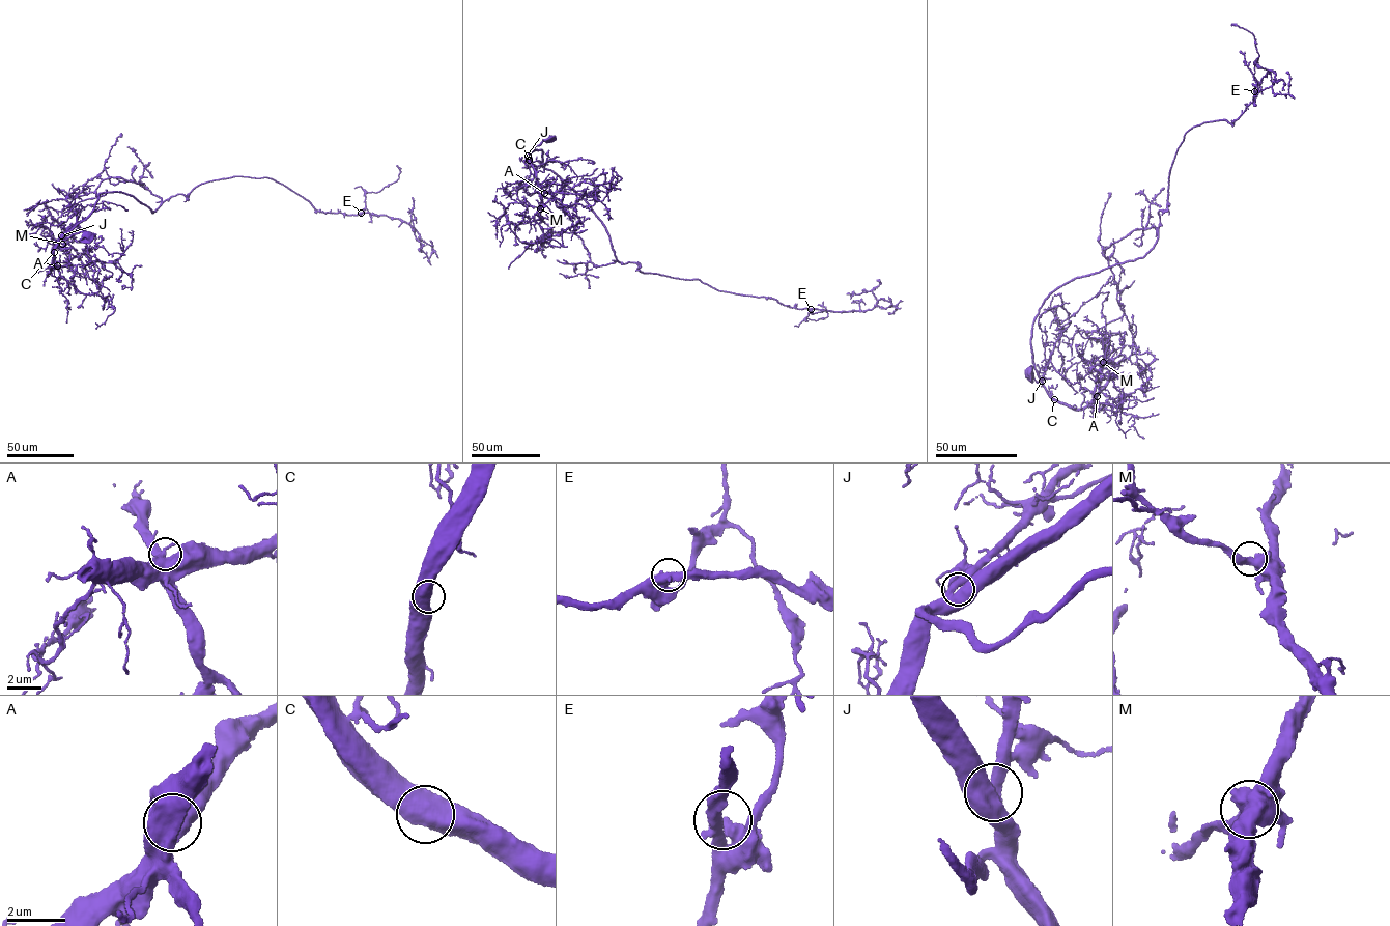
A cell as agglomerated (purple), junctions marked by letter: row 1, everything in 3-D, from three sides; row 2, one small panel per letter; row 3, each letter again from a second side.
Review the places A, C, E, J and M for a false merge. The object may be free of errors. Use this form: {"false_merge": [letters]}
{"false_merge": []}

